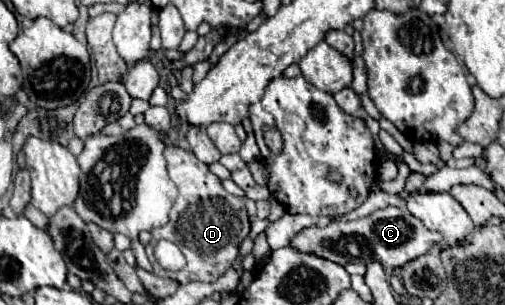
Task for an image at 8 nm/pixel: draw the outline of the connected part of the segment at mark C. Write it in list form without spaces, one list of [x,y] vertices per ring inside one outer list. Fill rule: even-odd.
[[[387,206],[383,210],[373,212],[367,218],[359,218],[353,222],[331,222],[325,228],[305,228],[291,240],[291,246],[301,252],[313,252],[337,264],[345,264],[345,262],[369,264],[377,260],[385,268],[401,268],[409,260],[429,252],[441,238],[443,236],[439,236],[439,232],[431,232],[423,228],[423,222],[411,216],[411,212],[395,206]]]

